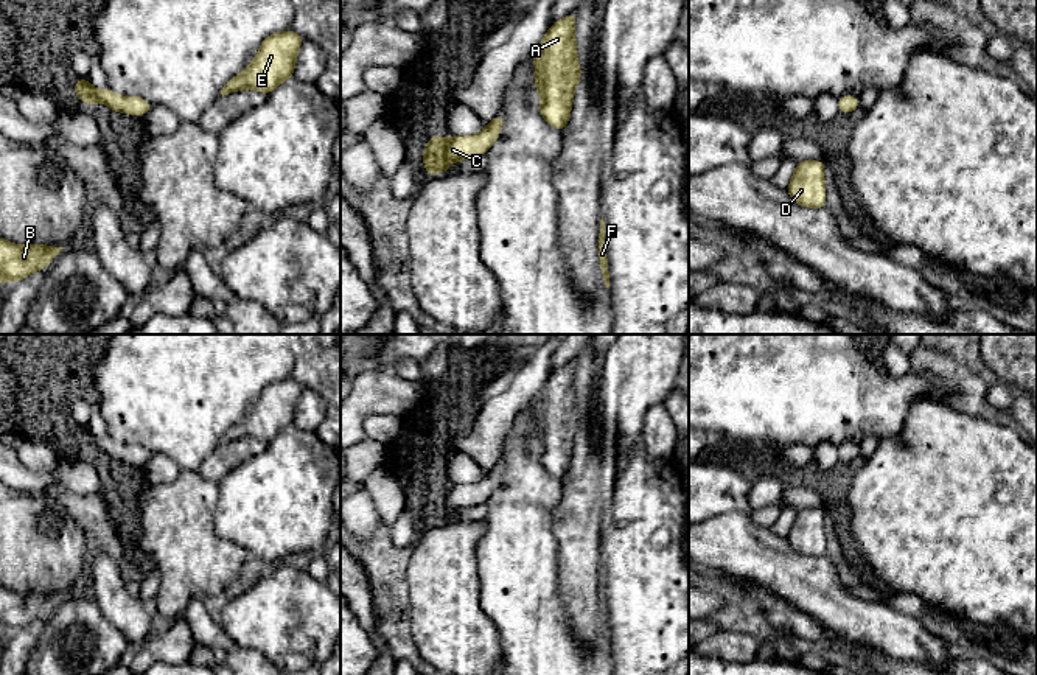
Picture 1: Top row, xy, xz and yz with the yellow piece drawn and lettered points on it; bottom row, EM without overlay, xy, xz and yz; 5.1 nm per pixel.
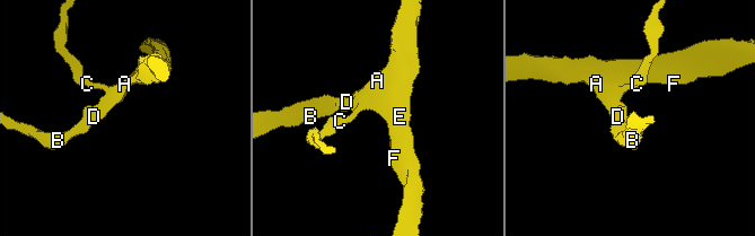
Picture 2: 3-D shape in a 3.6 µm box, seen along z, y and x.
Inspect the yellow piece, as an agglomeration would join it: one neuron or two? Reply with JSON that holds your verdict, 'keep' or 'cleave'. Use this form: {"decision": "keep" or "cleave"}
{"decision": "keep"}

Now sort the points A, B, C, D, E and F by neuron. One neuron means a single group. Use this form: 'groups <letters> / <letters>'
groups A B C D E F

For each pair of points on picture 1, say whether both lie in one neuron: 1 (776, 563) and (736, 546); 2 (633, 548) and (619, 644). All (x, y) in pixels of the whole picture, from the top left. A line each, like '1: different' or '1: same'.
1: same
2: same

